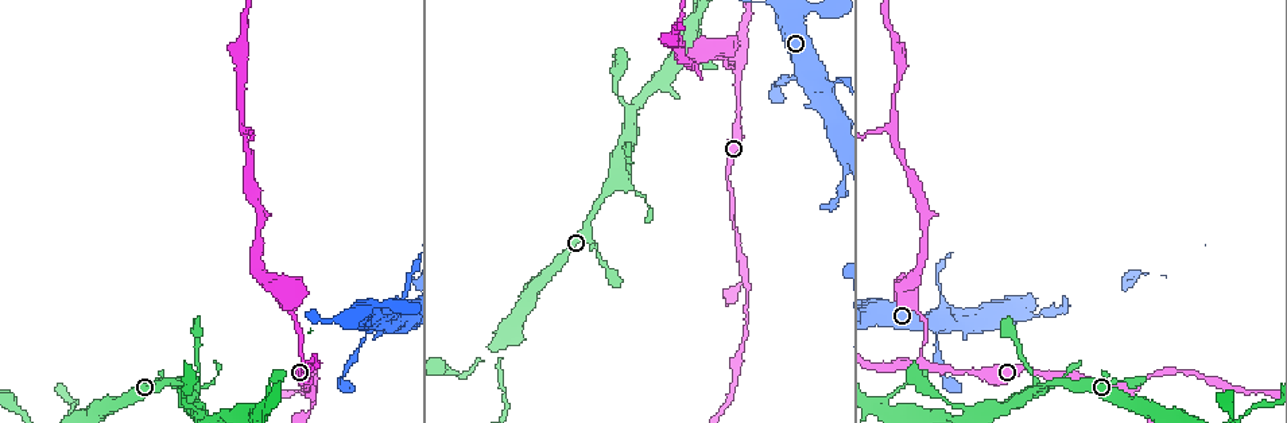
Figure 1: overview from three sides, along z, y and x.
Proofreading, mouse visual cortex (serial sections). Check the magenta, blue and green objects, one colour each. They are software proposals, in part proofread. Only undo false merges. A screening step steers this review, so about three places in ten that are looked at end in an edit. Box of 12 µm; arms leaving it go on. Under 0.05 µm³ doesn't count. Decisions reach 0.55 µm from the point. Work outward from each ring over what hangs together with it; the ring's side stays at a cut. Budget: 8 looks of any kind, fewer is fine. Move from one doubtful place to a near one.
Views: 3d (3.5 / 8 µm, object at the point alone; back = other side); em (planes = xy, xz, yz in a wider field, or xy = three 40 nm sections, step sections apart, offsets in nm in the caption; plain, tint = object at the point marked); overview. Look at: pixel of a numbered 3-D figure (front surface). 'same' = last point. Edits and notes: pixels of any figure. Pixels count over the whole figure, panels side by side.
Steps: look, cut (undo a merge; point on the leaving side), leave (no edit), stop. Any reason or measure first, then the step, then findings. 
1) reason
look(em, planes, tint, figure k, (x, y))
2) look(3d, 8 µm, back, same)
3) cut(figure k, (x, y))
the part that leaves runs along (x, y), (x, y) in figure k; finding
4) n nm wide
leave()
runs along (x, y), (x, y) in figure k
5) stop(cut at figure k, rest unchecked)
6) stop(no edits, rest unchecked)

thin neck
look(3d, 3.5 µm, figure 1, (616, 179))

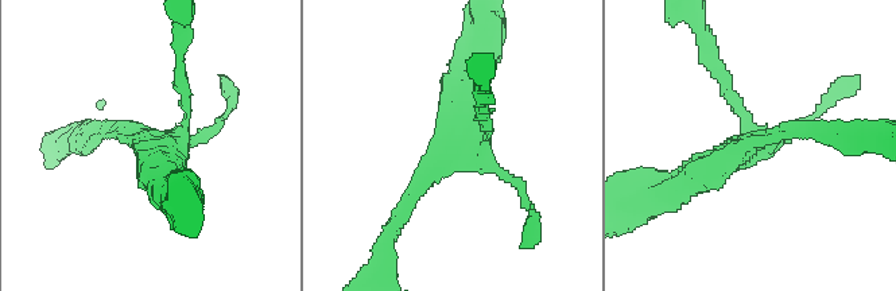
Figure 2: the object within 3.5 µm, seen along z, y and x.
look(em, xy, step 2, tint, figure 2, (149, 140))

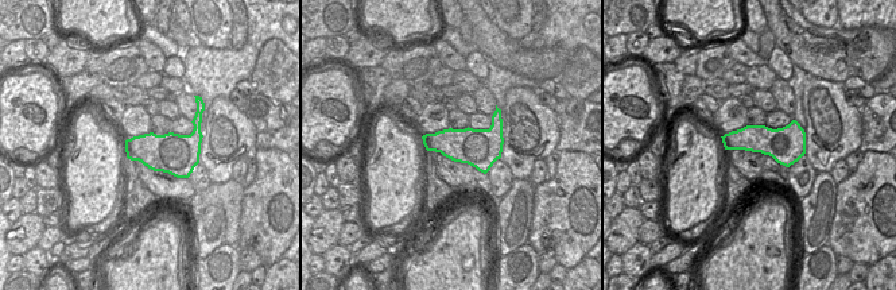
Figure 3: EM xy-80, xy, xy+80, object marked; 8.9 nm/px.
look(em, planes, tint, same)

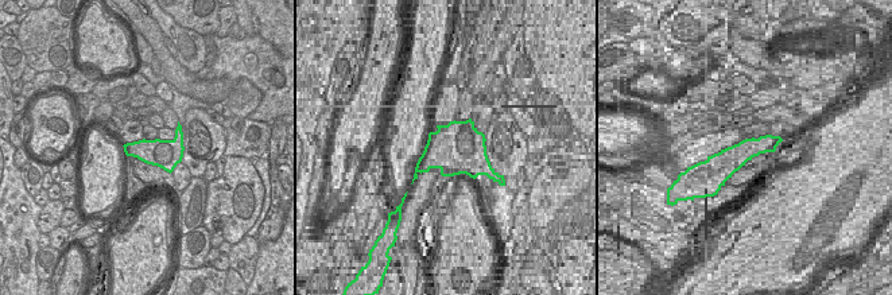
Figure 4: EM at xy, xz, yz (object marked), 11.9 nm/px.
leave()
runs along (403, 213), (465, 127), (469, 72) in figure 2; one cell here

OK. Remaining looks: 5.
abrupt turn
look(3d, 3.5 µm, figure 1, (301, 364))

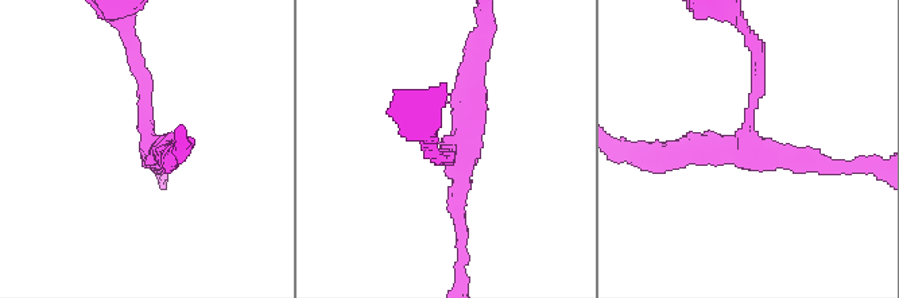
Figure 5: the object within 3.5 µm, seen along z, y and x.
3 arms; arms of 150, 200, 250 nm; need the tissue
look(em, xy, step 1, tint, figure 5, (456, 152))

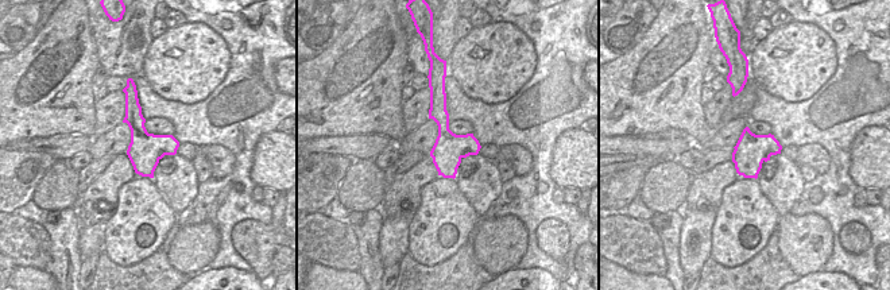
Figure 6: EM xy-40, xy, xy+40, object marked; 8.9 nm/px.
leave()
continuous, no second cell

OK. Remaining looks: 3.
narrows sharply
look(3d, 3.5 µm, figure 1, (256, 232))

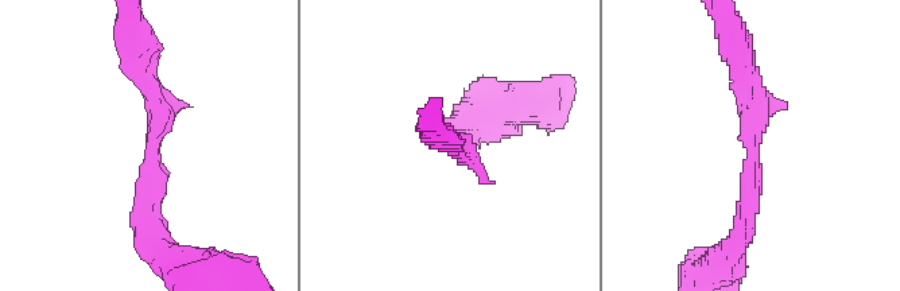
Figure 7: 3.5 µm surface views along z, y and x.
look(em, xy, step 5, tint, figure 7, (152, 151))

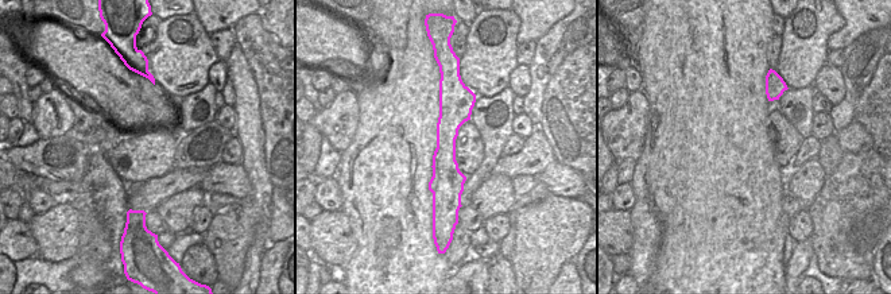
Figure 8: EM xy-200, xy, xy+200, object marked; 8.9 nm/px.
leave()
runs along (454, 86), (445, 193), (438, 202) in figure 8; all the same cell

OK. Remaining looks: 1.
stop(no edits, rest unchecked)

